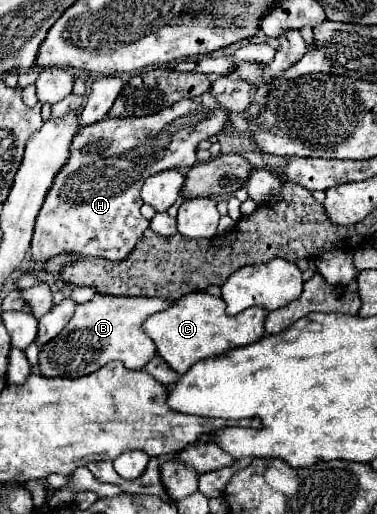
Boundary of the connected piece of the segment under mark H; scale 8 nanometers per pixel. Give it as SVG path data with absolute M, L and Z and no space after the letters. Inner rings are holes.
M183 99L147 117L107 117L95 125L79 127L71 143L71 157L55 175L35 221L31 241L35 265L67 251L109 261L125 259L149 227L149 221L139 213L143 205L139 193L145 179L165 169L195 165L197 143L219 133L227 123L229 117L223 109L209 111L195 99Z

